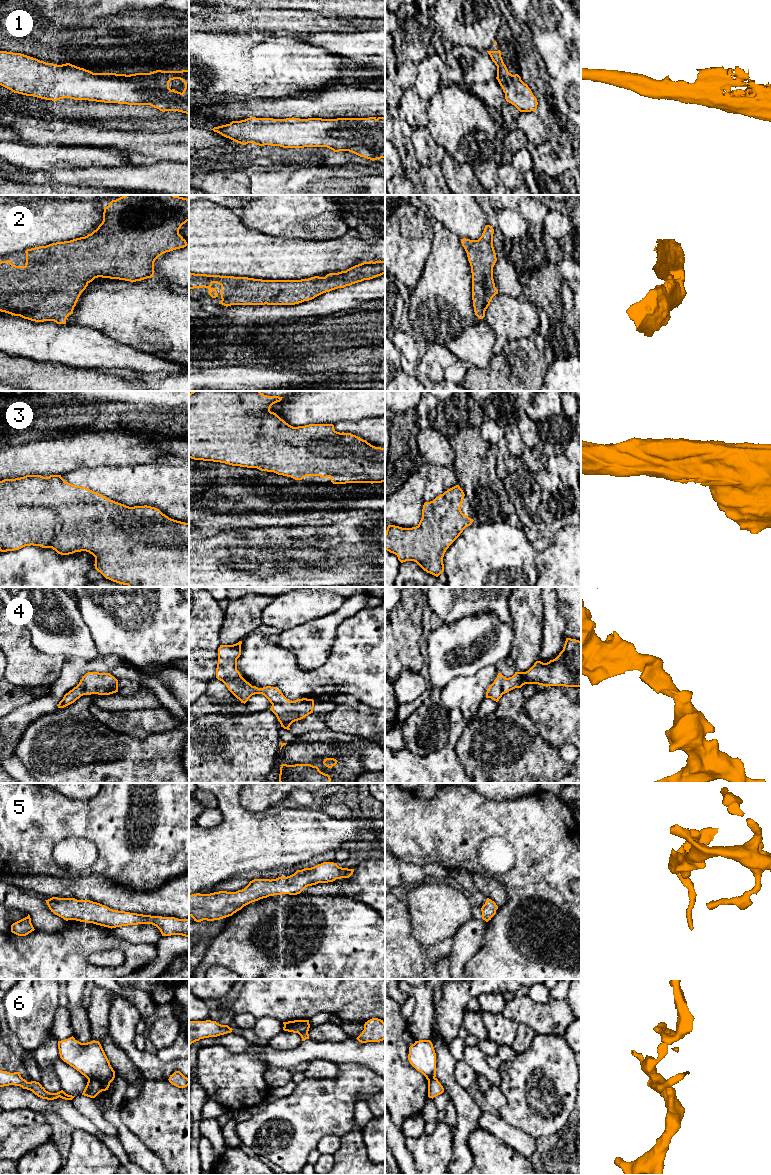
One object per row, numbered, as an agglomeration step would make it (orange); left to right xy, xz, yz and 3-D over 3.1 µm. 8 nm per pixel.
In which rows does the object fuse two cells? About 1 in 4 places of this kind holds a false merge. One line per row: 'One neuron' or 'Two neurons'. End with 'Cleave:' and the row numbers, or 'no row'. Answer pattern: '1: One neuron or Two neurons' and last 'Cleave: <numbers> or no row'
1: One neuron
2: One neuron
3: One neuron
4: One neuron
5: One neuron
6: Two neurons
Cleave: 6

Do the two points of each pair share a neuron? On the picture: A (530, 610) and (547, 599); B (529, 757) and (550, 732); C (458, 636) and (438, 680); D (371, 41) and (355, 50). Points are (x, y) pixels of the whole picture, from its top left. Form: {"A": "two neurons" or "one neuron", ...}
{"A": "two neurons", "B": "two neurons", "C": "one neuron", "D": "one neuron"}

